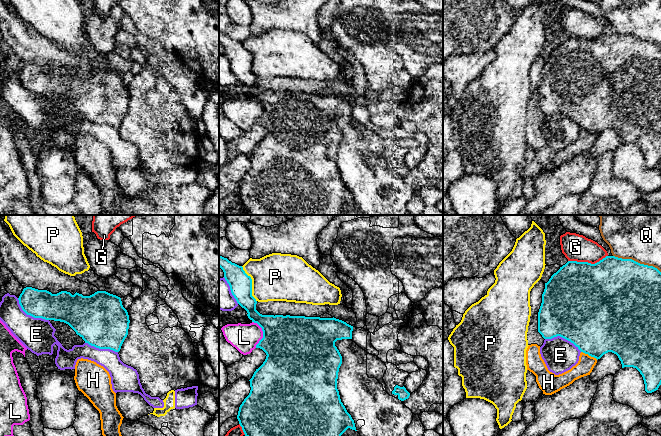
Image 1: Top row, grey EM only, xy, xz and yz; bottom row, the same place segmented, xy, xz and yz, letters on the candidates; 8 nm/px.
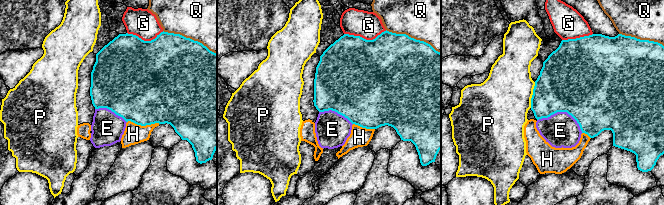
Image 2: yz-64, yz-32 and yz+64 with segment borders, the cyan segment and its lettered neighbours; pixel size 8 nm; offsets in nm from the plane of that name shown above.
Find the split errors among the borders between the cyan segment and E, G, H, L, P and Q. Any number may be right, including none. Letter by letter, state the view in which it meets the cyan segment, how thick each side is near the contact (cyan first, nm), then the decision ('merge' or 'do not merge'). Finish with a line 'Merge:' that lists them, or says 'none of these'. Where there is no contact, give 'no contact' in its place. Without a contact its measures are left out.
E: contact in xy; calibres 220 and 280 nm; do not merge
G: contact in yz; calibres 500 and 220 nm; do not merge
H: contact in yz; calibres 460 and 140 nm; do not merge
L: contact in xz; calibres 460 and 220 nm; do not merge
P: contact in xz; calibres 180 and 380 nm; do not merge
Q: contact in yz; calibres 500 and 440 nm; do not merge
Merge: none of these

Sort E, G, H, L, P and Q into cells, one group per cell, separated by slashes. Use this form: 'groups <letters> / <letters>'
groups E / G / H P / L / Q

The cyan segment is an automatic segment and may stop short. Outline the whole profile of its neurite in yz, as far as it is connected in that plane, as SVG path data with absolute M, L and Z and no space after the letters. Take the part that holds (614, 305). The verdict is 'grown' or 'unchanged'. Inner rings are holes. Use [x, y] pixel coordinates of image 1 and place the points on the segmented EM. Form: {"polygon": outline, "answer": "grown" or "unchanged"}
{"polygon": "M606 256L595 264L568 261L547 283L539 280L534 285L530 306L528 345L541 347L545 339L560 336L597 360L612 352L618 356L622 368L633 367L640 372L647 393L658 390L661 385L661 272L657 268L615 256Z", "answer": "grown"}

